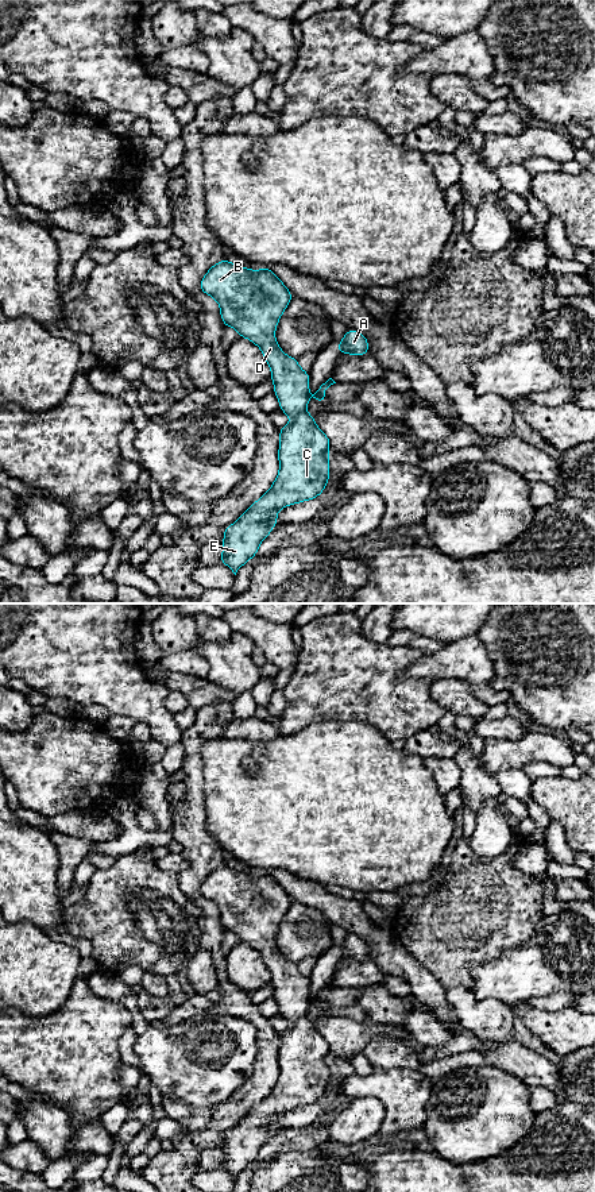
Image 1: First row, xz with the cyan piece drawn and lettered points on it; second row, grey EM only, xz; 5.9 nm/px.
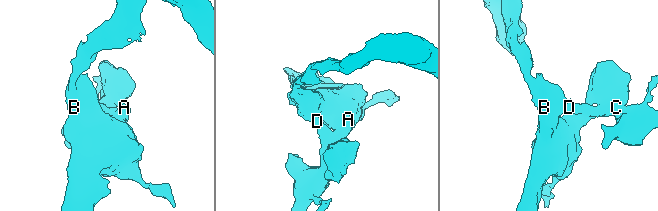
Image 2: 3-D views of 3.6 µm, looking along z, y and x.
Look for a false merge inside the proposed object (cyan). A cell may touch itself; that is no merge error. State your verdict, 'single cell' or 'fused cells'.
single cell

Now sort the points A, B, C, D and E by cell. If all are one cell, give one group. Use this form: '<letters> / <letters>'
A B C D E

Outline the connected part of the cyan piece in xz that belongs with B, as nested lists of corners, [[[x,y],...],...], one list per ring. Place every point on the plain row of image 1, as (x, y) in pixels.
[[[221,864],[213,869],[200,887],[202,898],[213,902],[220,911],[220,921],[225,931],[235,933],[239,942],[246,942],[256,949],[271,973],[274,999],[279,1006],[279,1014],[291,1026],[279,1034],[279,1077],[270,1095],[255,1106],[247,1116],[223,1135],[224,1145],[220,1166],[228,1170],[236,1180],[237,1174],[256,1161],[260,1147],[277,1130],[277,1118],[289,1110],[317,1103],[329,1085],[329,1042],[316,1030],[316,1022],[306,1017],[309,1000],[309,976],[304,976],[298,965],[286,960],[275,944],[275,934],[281,921],[294,902],[283,887],[270,875],[246,873],[240,869]]]

